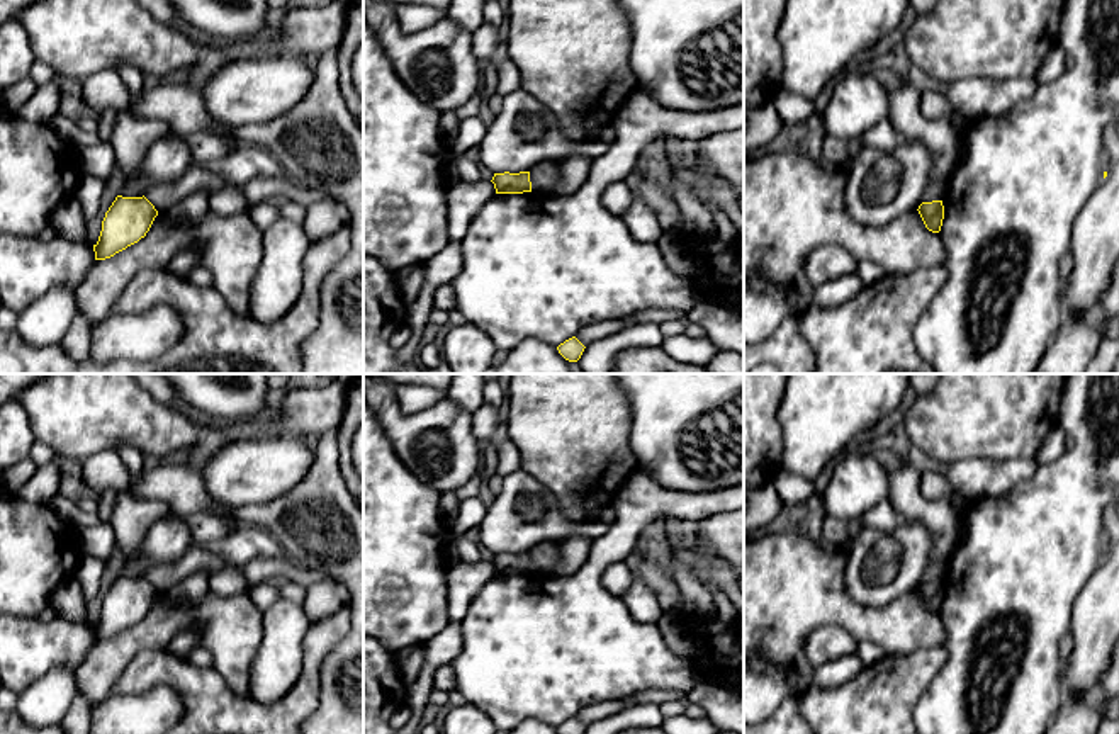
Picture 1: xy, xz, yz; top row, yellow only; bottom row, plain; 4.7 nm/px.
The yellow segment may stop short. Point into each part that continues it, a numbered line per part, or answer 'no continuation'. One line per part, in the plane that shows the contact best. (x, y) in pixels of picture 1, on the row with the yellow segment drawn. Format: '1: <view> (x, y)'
no continuation

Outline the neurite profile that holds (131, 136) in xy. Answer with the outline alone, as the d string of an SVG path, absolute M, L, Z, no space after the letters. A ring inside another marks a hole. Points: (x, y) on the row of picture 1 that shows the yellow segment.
M129 104L114 110L114 129L110 144L115 153L115 167L121 172L122 182L129 184L139 177L143 158L151 144L175 129L163 119L139 117Z

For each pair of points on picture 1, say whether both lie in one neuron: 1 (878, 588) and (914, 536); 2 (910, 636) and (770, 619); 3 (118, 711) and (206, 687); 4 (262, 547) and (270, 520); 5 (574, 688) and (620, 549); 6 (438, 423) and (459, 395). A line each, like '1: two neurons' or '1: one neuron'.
1: one neuron
2: one neuron
3: two neurons
4: two neurons
5: one neuron
6: two neurons

